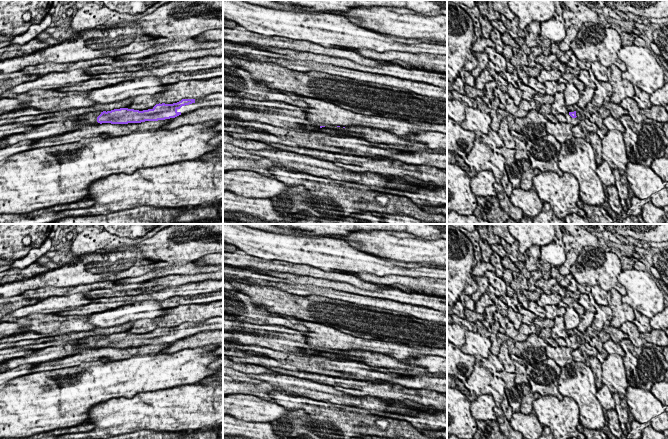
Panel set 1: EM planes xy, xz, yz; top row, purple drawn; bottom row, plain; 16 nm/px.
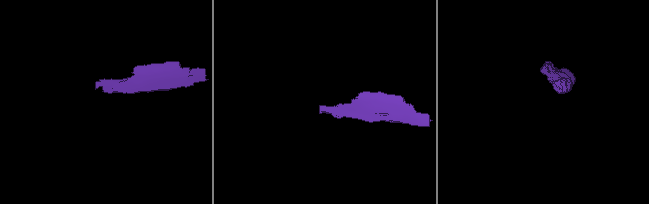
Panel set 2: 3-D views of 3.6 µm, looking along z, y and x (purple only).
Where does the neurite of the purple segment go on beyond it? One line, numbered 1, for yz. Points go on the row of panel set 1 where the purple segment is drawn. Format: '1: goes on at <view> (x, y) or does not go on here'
1: goes on at yz (561, 118)

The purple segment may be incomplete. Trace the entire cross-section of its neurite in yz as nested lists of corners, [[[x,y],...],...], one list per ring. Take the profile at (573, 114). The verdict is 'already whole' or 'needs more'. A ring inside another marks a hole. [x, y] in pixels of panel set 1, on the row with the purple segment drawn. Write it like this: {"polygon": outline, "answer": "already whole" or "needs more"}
{"polygon": [[[576,110],[563,114],[557,114],[555,117],[557,118],[558,122],[567,122],[568,124],[571,124],[572,126],[578,125],[578,118],[576,116]]], "answer": "needs more"}

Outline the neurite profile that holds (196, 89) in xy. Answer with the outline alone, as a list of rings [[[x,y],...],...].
[[[223,76],[215,77],[208,80],[186,80],[169,84],[165,87],[163,93],[157,93],[153,95],[140,95],[132,99],[132,103],[126,107],[134,110],[145,110],[154,107],[156,104],[173,104],[181,101],[185,98],[192,98],[195,100],[204,98],[213,93],[223,93]]]

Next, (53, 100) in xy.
[[[30,90],[26,93],[16,94],[5,91],[0,98],[14,98],[23,101],[24,108],[33,107],[46,112],[57,112],[62,109],[87,108],[96,103],[87,98],[87,91],[58,91],[52,90]]]

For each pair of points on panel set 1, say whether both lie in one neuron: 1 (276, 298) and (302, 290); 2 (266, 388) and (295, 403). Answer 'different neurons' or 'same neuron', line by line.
1: different neurons
2: different neurons

